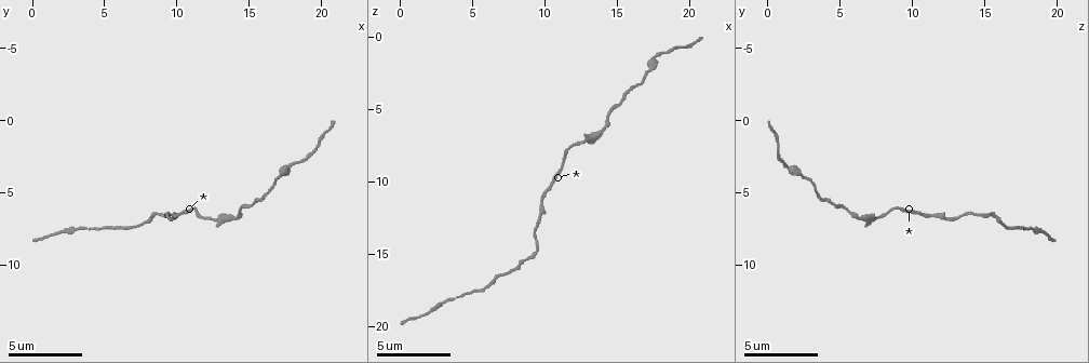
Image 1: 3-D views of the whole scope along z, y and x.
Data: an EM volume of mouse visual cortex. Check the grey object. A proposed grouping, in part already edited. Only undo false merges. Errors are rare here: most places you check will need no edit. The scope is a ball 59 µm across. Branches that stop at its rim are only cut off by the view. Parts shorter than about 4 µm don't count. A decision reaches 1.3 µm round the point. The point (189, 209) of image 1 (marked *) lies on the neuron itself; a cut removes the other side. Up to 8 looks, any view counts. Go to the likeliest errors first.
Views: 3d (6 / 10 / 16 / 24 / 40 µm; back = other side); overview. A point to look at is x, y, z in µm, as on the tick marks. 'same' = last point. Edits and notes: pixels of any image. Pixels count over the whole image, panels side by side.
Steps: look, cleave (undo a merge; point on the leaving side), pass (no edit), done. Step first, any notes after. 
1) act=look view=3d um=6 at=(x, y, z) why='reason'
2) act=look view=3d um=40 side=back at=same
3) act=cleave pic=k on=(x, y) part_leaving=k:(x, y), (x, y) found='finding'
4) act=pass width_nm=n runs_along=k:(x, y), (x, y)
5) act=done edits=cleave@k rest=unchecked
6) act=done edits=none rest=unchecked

act=look view=3d um=10 at=(3.6, 7.6, 18.2) why='calibre changes'

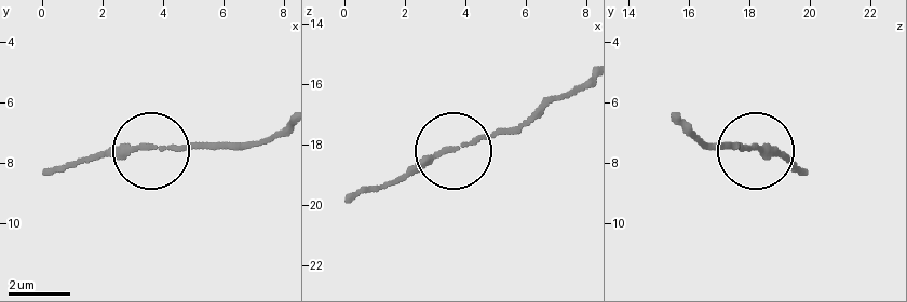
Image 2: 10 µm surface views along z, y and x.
act=pass runs_along=2:(677, 122), (701, 146), (768, 146), (794, 161) found='all the same neuron'

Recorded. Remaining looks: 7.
act=look view=3d um=16 at=(9.4, 6.6, 14.6) why='sudden change in width'

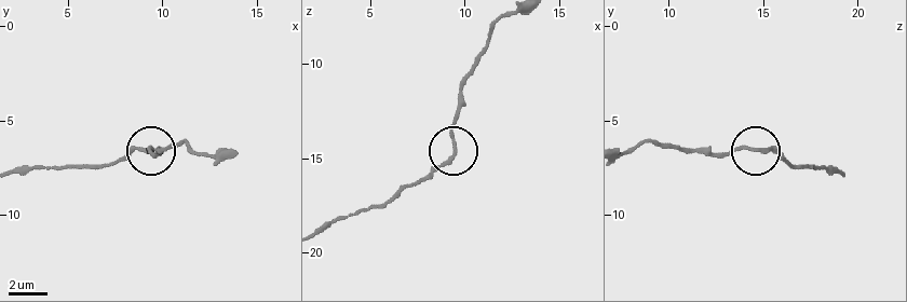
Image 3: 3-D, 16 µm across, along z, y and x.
act=pass width_nm=190 runs_along=3:(665, 143), (721, 151), (776, 151), (787, 160) found='one neuron here'

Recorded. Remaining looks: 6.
act=look view=3d um=6 at=(16.8, 4.0, 2.8) why='thick turns thin'

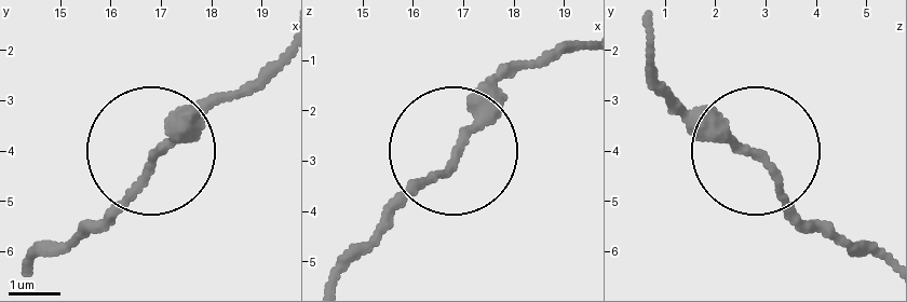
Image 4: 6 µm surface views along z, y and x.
act=pass width_nm=170 runs_along=4:(29, 263), (71, 246), (222, 95) found='one neuron here'

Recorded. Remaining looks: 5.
act=look view=3d um=16 at=(12.0, 6.8, 7.4) why='sudden change in width'

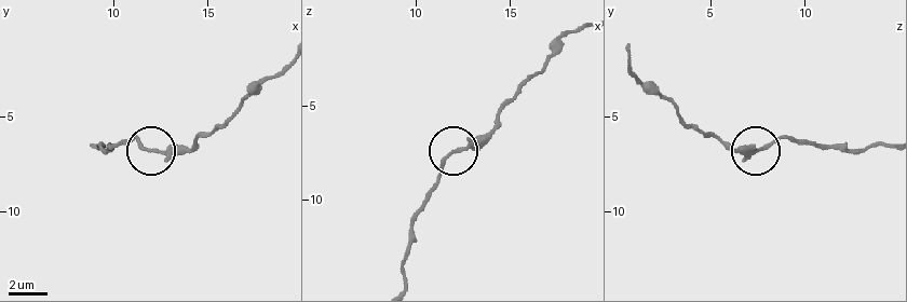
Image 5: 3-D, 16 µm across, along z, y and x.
act=look view=3d um=6 at=(12.2, 6.9, 7.3)

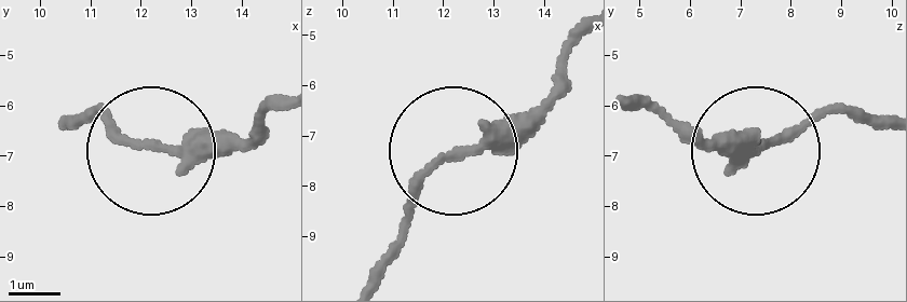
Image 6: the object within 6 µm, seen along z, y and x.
act=pass found='continuous, no second neuron'

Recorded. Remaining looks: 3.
act=done edits=none rest=unchecked

